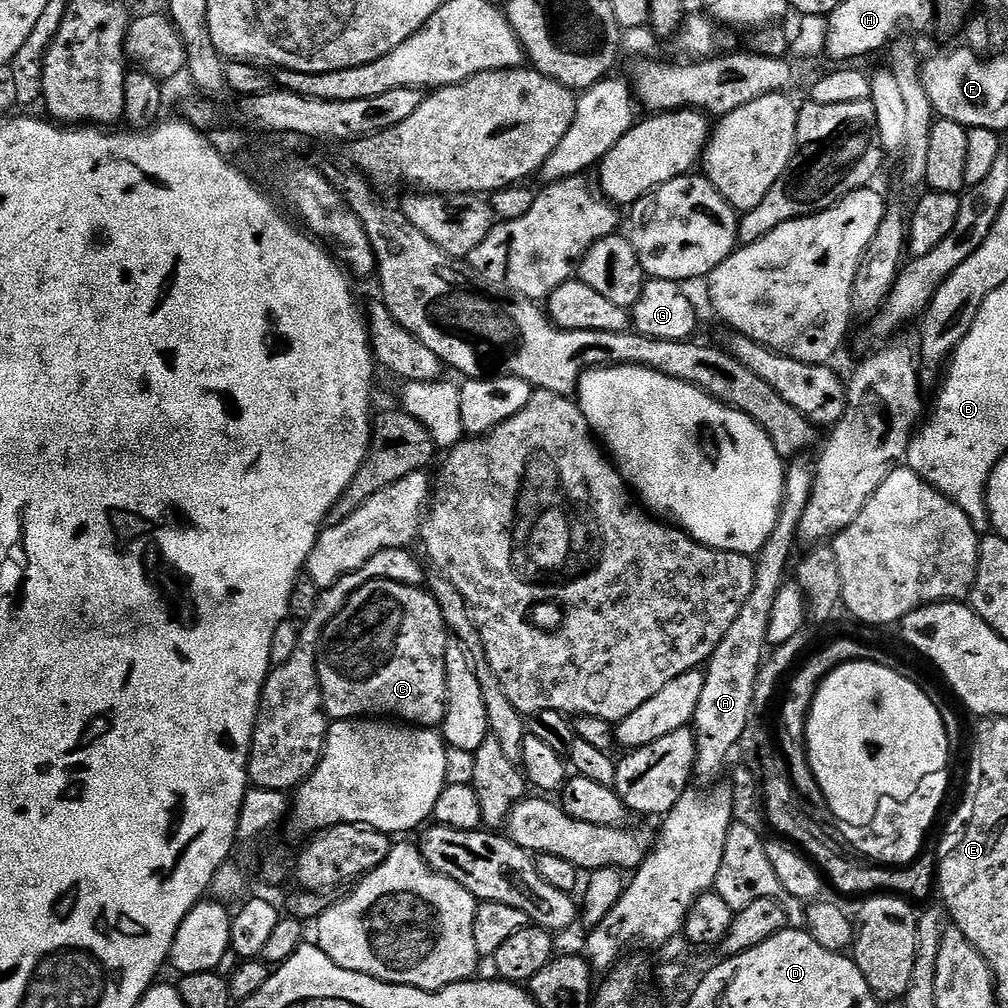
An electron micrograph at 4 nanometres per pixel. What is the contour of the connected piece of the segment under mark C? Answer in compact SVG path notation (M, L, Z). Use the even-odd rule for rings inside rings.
M389 580L366 582L330 618L316 651L318 682L329 721L395 718L418 728L439 729L446 714L446 646L450 633L431 592Z

